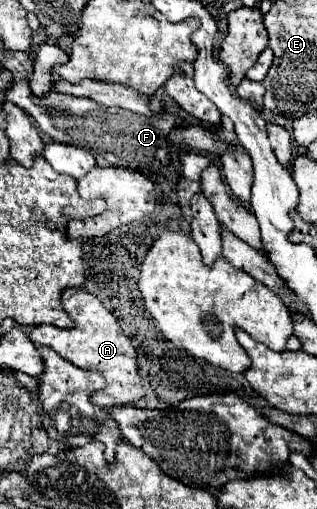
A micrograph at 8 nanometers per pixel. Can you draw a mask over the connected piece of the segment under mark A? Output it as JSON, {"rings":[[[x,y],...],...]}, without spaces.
{"rings":[[[66,289],[62,297],[62,305],[66,313],[74,321],[74,329],[54,329],[48,325],[38,325],[32,329],[30,339],[34,343],[46,345],[54,349],[62,359],[70,361],[72,365],[88,371],[98,371],[106,377],[108,385],[104,391],[98,391],[98,395],[92,395],[92,401],[98,407],[122,407],[132,405],[144,397],[144,385],[142,377],[138,373],[138,361],[136,361],[136,347],[130,343],[130,339],[120,331],[116,317],[100,303],[98,297],[90,295],[84,289]]]}

